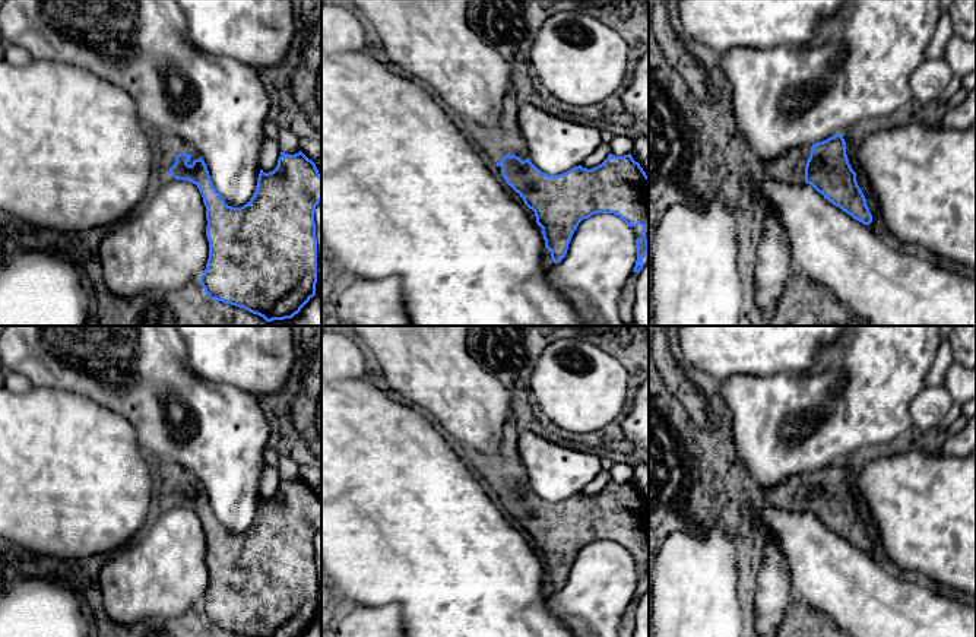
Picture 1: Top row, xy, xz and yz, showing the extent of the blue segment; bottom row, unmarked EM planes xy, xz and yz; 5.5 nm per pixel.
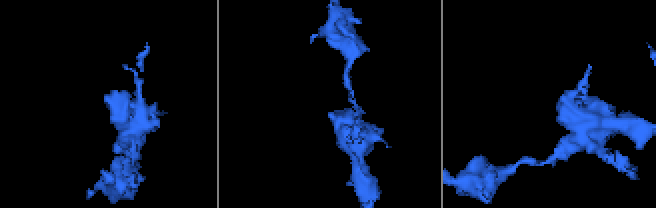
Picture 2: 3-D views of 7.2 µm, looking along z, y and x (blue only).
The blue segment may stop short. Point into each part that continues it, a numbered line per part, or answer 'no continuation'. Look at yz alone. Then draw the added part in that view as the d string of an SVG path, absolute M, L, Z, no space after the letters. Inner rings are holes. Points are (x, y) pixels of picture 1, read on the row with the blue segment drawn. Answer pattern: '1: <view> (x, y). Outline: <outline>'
1: yz (791, 167). Outline: M811 146L792 149L783 156L764 162L764 172L770 174L776 180L782 180L790 184L805 183L805 165L811 153Z

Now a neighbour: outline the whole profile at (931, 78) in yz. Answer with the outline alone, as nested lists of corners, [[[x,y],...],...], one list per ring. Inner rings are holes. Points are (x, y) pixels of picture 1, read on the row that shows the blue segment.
[[[942,58],[926,60],[910,76],[910,92],[915,107],[935,107],[942,91],[954,77]]]

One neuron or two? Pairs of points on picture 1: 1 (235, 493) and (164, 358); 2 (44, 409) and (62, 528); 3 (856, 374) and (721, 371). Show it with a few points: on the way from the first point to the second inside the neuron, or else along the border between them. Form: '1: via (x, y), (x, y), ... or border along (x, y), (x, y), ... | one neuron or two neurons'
1: via (228, 459), (180, 392) | one neuron
2: via (44, 439), (44, 462), (62, 479), (62, 498) | one neuron
3: border along (810, 367), (763, 376), (741, 373) | two neurons

